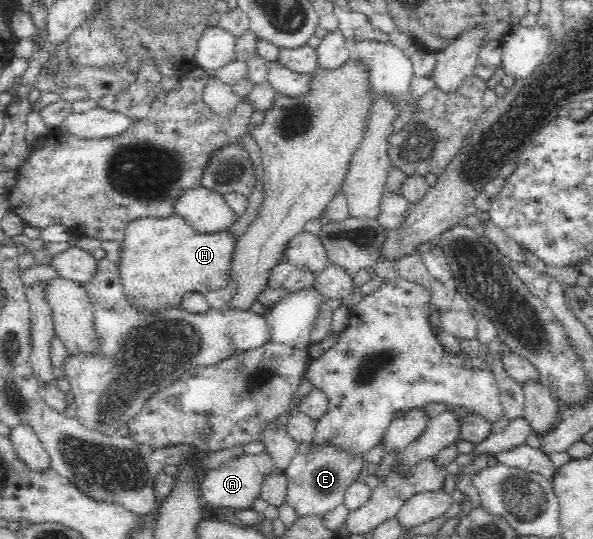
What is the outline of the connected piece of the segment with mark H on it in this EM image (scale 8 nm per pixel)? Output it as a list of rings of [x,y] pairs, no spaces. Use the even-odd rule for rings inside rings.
[[[176,213],[168,217],[140,217],[131,221],[125,229],[125,236],[119,253],[119,270],[124,294],[132,299],[132,306],[136,310],[143,308],[164,310],[169,306],[180,306],[182,298],[189,292],[199,292],[206,295],[212,290],[224,287],[230,280],[231,263],[236,240],[228,229],[216,233],[200,233],[194,231],[190,224]]]

